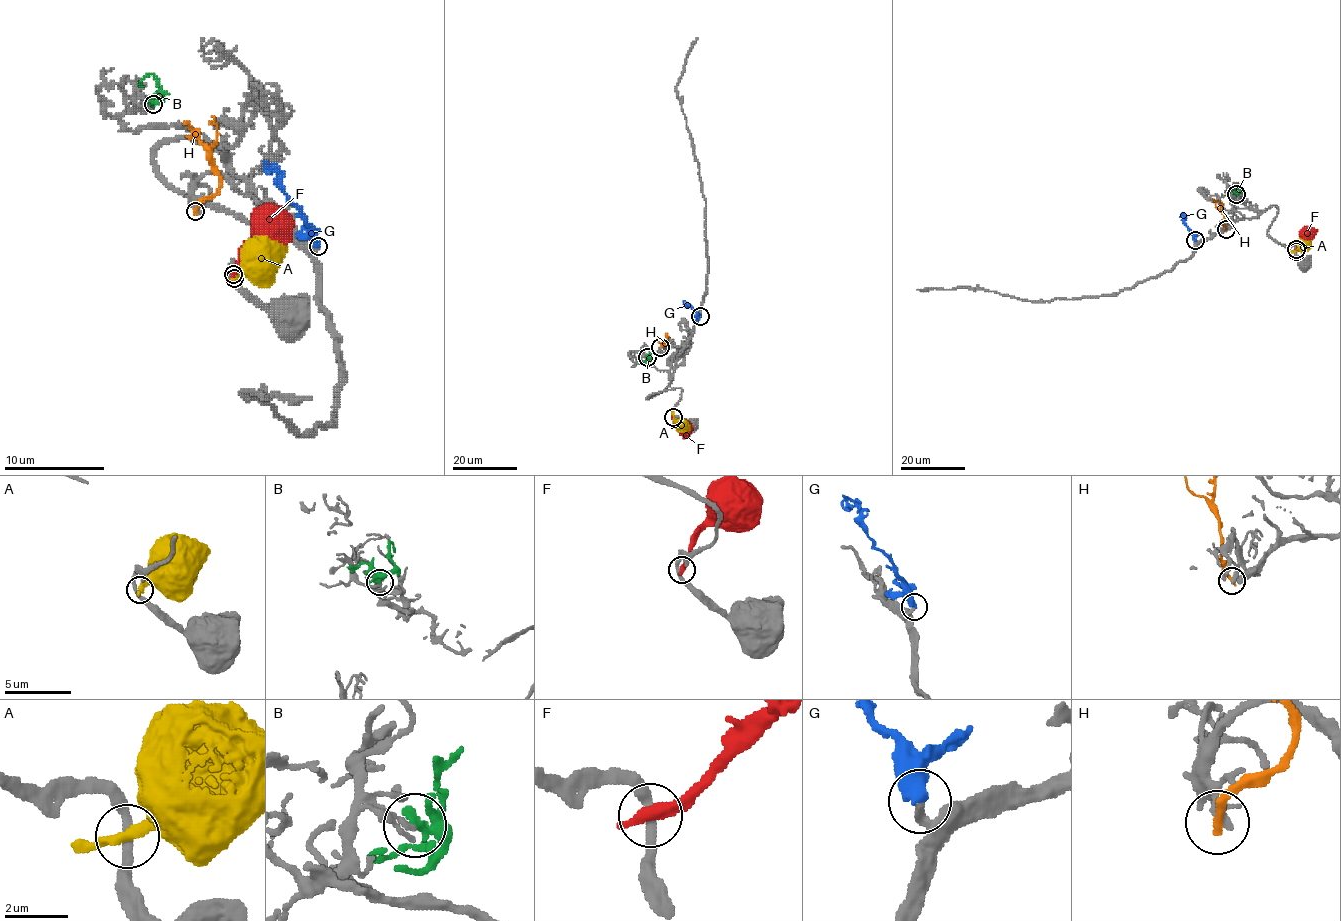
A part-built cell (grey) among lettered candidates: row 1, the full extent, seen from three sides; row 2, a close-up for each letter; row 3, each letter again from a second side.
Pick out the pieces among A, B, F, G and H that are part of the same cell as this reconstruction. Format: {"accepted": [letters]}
{"accepted": ["G"]}

